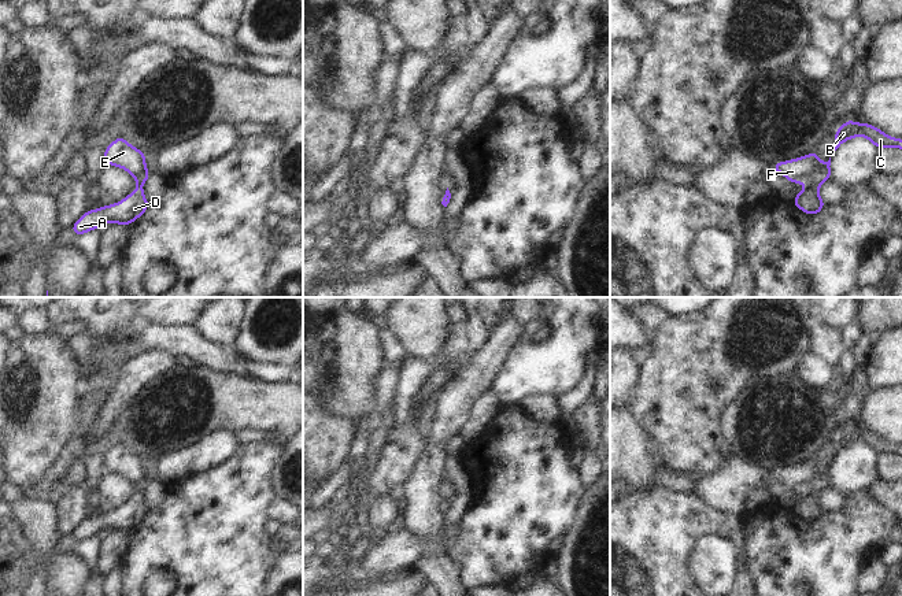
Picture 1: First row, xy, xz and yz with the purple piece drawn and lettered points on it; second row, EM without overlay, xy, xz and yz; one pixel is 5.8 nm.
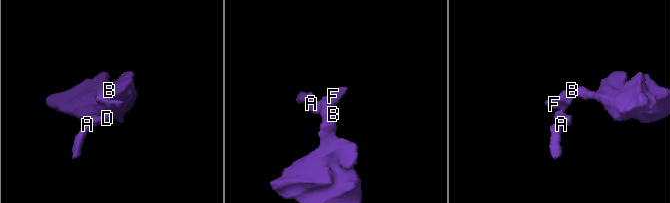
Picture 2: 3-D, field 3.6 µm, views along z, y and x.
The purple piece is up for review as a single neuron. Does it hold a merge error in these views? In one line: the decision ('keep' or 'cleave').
keep

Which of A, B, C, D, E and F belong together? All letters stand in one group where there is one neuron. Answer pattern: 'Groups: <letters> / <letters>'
Groups: A B C D E F.

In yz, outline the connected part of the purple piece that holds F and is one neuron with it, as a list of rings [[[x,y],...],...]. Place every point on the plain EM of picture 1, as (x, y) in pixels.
[[[817,458],[773,471],[773,477],[780,480],[788,488],[794,491],[805,491],[805,496],[795,501],[794,511],[809,522],[818,521],[824,514],[822,506],[818,503],[818,495],[831,482],[831,464],[827,470],[821,469],[817,463]]]

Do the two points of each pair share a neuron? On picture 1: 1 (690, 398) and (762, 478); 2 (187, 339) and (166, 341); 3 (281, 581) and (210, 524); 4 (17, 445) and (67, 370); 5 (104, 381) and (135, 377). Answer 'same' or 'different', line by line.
1: different
2: same
3: different
4: same
5: different

